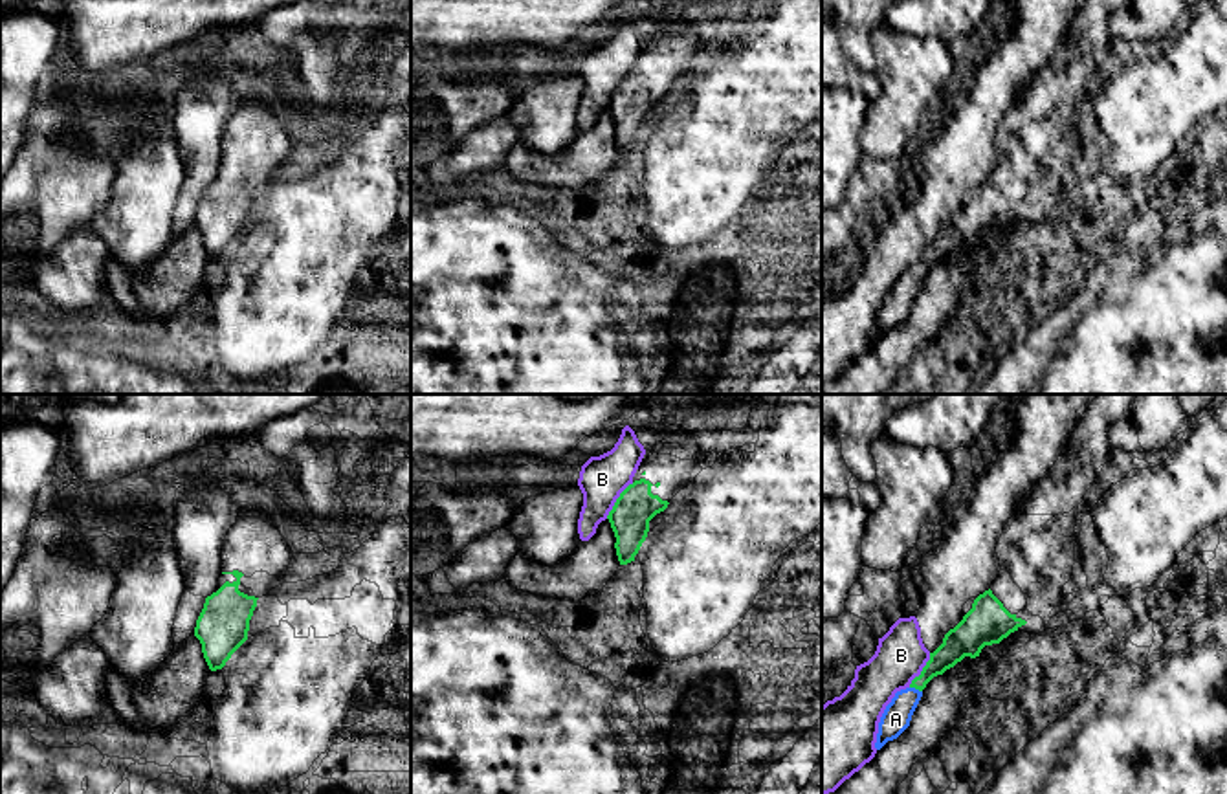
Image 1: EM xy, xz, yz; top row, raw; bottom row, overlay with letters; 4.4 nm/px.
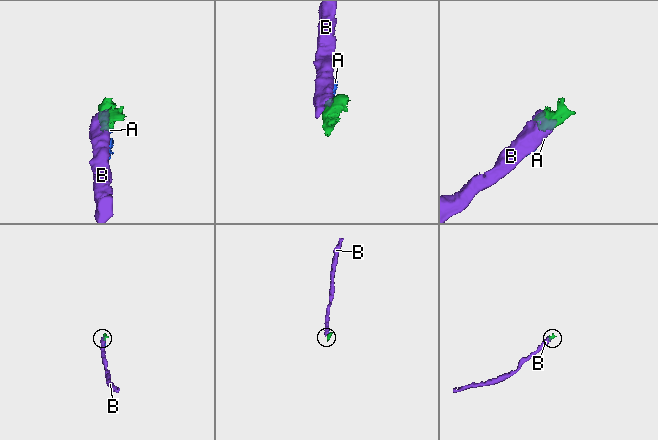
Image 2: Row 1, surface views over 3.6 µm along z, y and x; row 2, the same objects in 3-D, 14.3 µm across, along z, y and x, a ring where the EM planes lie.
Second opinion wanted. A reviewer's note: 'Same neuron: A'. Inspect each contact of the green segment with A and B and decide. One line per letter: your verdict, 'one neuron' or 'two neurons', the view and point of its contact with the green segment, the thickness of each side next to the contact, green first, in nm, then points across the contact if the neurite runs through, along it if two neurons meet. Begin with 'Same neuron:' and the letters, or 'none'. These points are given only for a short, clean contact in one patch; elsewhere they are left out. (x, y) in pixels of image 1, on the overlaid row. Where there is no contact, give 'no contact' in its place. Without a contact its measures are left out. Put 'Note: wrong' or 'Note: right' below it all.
Same neuron: A
A: one neuron; contact yz (916, 688); calibres 120 and 120 nm
B: two neurons; contact xz (617, 499); calibres 180 and 200 nm; border xz (633, 483), (620, 494), (606, 518)
Note: right

